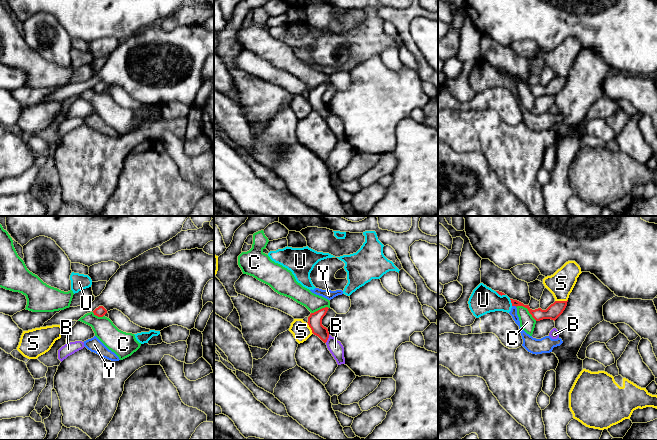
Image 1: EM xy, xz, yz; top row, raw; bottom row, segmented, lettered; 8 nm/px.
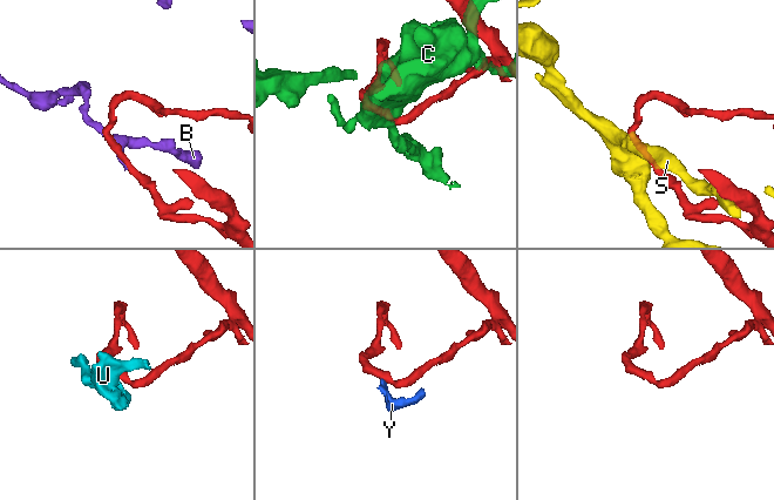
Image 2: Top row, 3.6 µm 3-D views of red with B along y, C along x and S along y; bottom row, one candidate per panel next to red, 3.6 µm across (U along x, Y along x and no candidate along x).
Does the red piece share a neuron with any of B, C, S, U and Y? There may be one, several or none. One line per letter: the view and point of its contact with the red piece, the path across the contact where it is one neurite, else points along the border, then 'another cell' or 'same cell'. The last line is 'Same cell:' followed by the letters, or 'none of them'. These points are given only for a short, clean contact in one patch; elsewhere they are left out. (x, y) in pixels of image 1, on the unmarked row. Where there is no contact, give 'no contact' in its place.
B: meets red in xz at (327, 115); another cell
C: meets red in yz at (527, 84); border along yz (516, 82), (524, 82), (536, 96); another cell
S: meets red in yz at (561, 77); another cell
U: meets red in yz at (511, 78); border along yz (509, 75), (512, 81); another cell
Y: meets red in yz at (514, 81); border along yz (512, 81), (516, 82); another cell
Same cell: none of them

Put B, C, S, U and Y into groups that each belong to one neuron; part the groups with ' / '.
B / C / S / U Y

